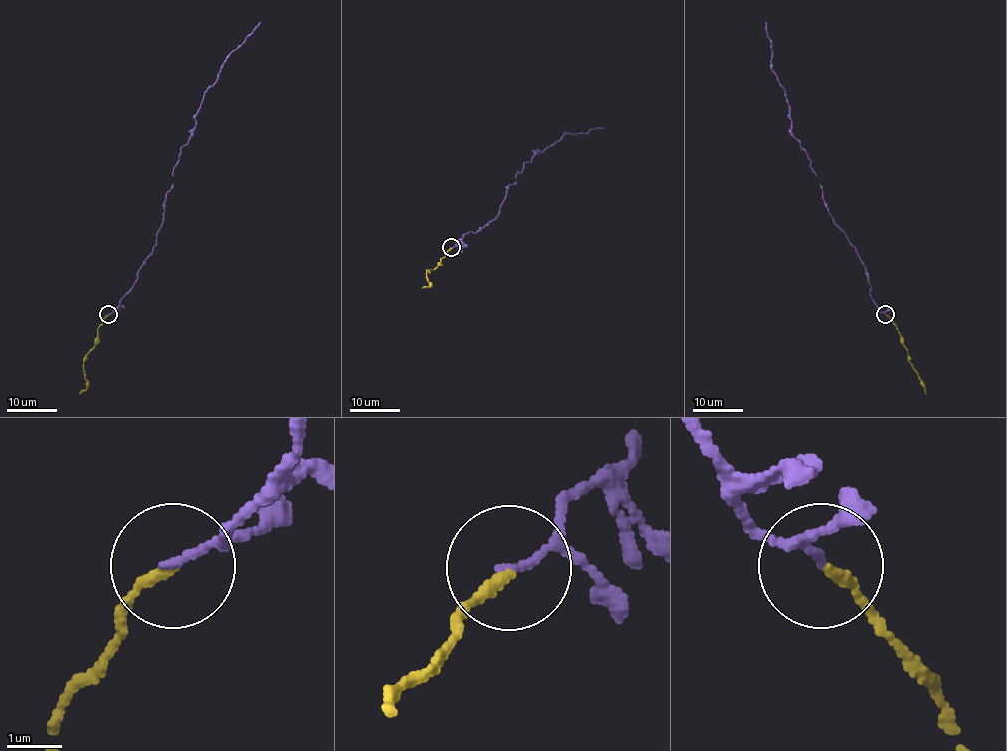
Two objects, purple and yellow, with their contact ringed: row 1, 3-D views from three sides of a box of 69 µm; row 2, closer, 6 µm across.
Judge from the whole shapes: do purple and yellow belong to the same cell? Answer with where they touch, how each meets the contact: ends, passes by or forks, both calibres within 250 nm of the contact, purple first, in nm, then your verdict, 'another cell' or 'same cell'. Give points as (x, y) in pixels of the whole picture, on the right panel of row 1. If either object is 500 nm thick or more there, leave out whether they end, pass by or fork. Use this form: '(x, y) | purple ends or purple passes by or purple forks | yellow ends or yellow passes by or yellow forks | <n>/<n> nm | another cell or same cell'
(885, 314) | purple ends | yellow ends | 130/190 nm | same cell

